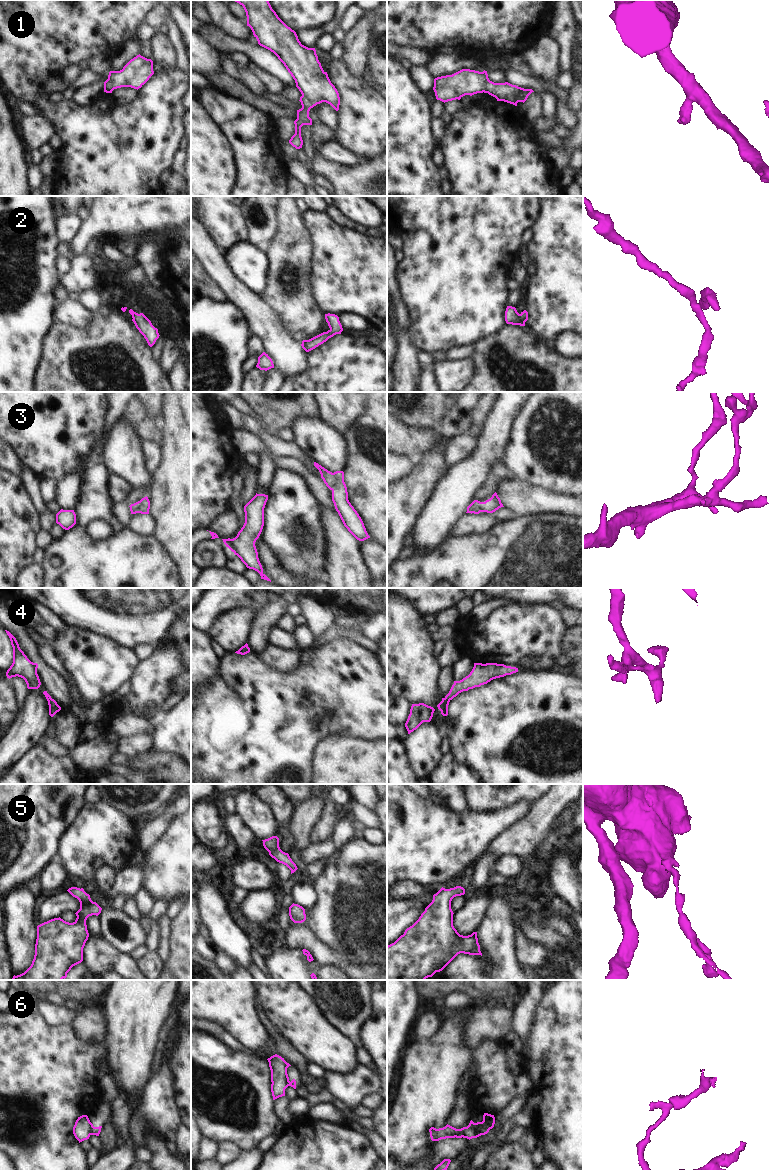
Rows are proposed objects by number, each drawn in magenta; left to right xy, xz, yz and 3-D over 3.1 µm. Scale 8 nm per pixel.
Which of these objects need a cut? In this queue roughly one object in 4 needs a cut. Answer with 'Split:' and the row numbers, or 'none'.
Split: 6

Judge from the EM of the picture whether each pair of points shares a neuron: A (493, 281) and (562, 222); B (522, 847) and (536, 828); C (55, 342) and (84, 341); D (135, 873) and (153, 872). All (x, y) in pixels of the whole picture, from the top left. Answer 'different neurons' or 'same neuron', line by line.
A: different neurons
B: same neuron
C: same neuron
D: different neurons

